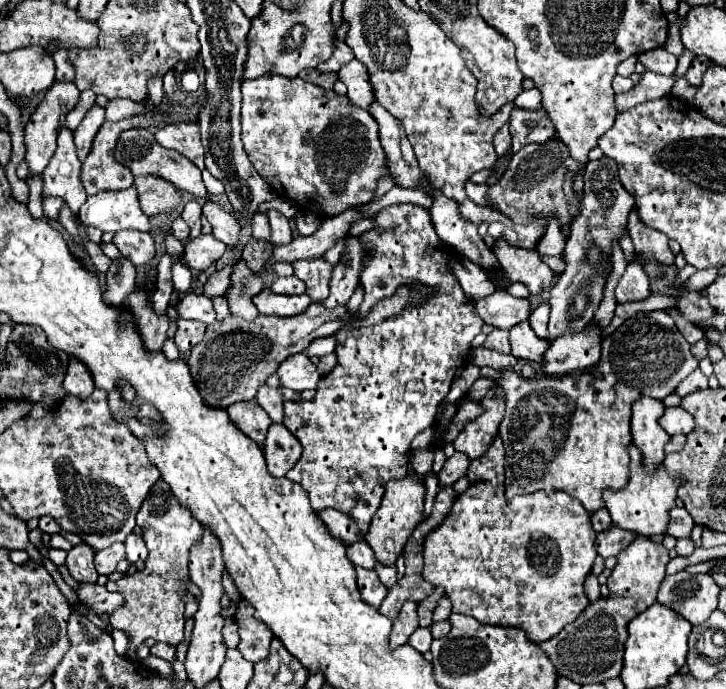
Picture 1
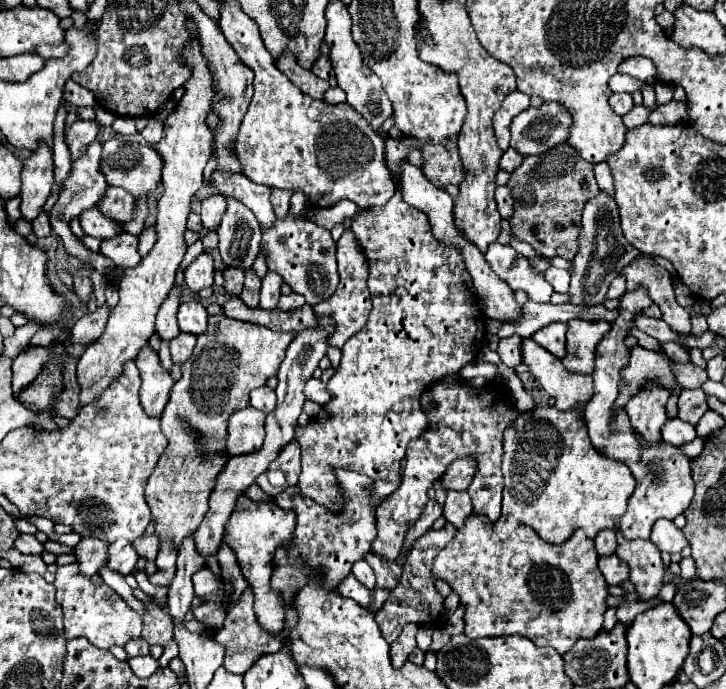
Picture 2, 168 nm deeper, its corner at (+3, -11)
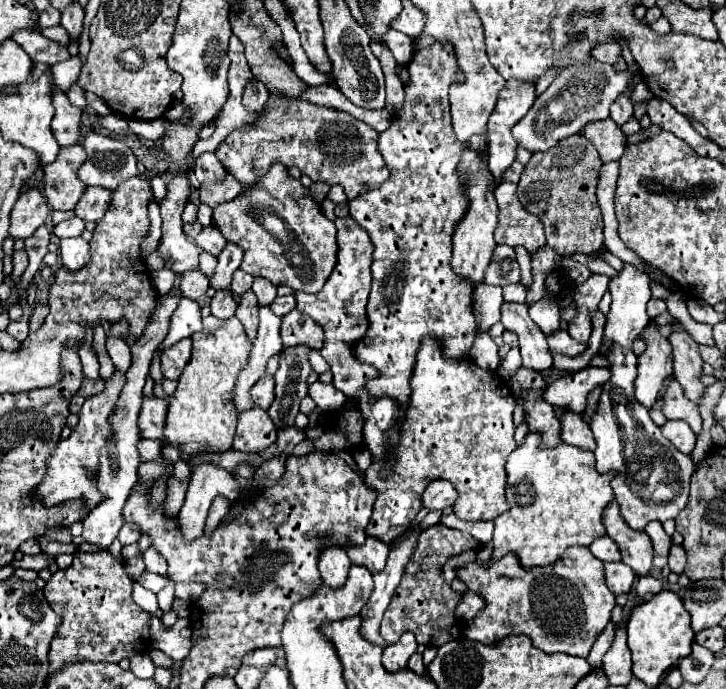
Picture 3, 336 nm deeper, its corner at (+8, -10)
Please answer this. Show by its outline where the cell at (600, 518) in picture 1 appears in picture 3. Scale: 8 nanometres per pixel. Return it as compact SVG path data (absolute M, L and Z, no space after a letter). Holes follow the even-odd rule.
M602 536L602 538L594 540L590 544L590 550L602 562L618 562L620 560L620 548L618 548L618 544L612 538L608 538L608 536Z

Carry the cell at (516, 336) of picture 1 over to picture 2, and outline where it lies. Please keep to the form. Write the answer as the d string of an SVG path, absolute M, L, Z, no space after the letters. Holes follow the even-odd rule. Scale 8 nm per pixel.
M523 339L523 365L529 367L529 373L541 383L541 387L555 397L555 407L557 409L569 409L575 403L587 403L593 395L593 377L591 375L575 375L575 373L567 373L561 365L559 359L555 359L555 355L551 355L549 351L543 351L543 347L539 347L533 339Z

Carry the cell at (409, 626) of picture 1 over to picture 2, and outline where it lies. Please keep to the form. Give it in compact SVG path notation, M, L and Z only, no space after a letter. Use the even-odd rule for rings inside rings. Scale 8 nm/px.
M407 623L403 627L401 635L391 643L391 661L393 661L395 667L401 667L407 661L407 655L417 647L415 633L417 633L417 625L415 623Z

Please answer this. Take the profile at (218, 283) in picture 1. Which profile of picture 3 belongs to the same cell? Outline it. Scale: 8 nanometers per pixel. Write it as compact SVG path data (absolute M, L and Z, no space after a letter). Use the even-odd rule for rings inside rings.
M236 270L234 272L234 280L232 280L232 292L238 294L238 296L242 296L246 290L250 290L252 282L254 282L254 276L250 276L244 270Z

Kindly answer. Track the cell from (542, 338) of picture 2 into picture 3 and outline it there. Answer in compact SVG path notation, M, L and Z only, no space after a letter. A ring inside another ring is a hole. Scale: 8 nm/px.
M564 330L554 332L548 338L548 346L550 346L550 352L560 352L566 356L580 356L588 348L588 344L582 346L580 342L574 342L574 338L570 338L570 334Z

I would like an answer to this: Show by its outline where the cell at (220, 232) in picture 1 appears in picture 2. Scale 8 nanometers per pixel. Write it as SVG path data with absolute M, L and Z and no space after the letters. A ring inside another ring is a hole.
M211 195L203 201L201 205L201 223L205 229L209 231L215 231L221 223L221 217L227 209L227 203L225 203L225 197L223 195Z

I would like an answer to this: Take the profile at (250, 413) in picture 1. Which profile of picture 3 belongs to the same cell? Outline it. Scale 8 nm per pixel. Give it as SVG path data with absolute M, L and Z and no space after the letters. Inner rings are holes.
M254 408L238 416L238 430L234 436L234 450L240 452L262 452L276 442L276 424L266 410Z

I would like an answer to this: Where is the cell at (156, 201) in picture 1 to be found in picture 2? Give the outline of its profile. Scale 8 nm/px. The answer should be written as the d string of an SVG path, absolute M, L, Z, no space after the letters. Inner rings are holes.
M109 187L105 199L97 205L105 215L113 217L115 221L129 223L135 219L137 211L137 199L133 195L127 195L121 187Z

